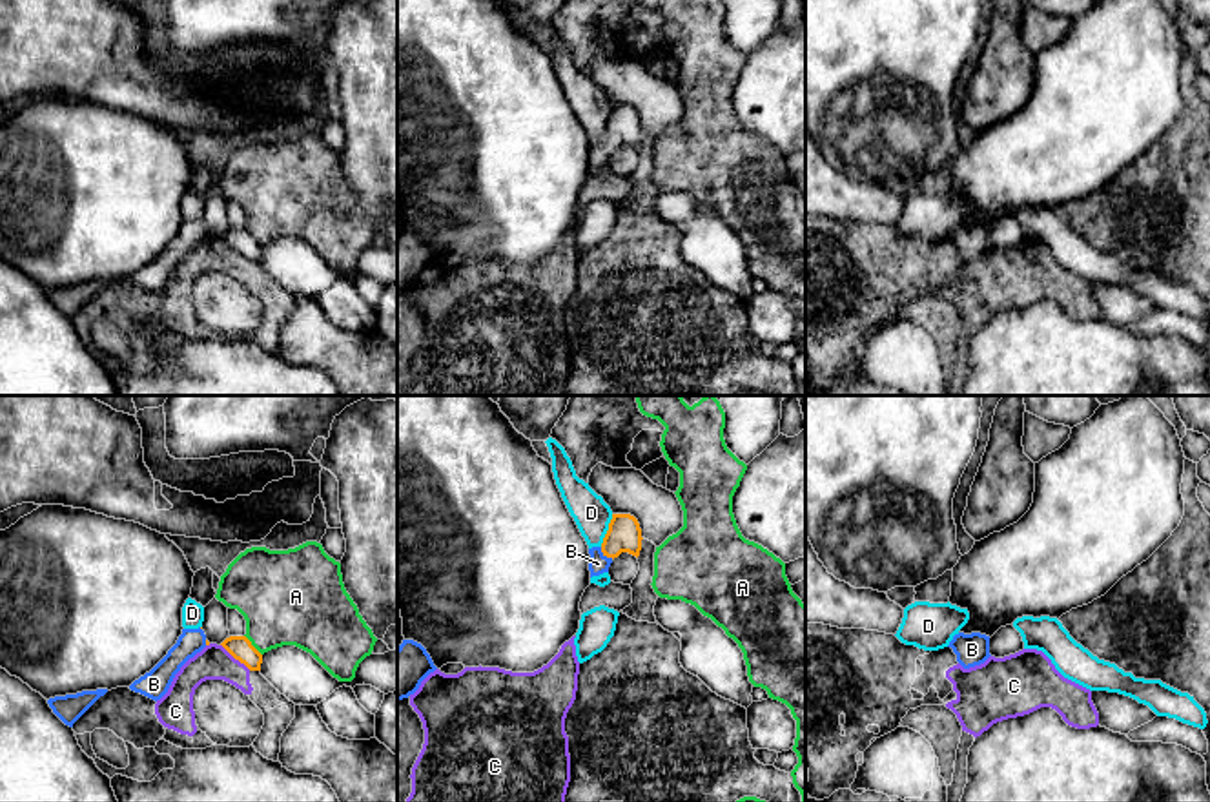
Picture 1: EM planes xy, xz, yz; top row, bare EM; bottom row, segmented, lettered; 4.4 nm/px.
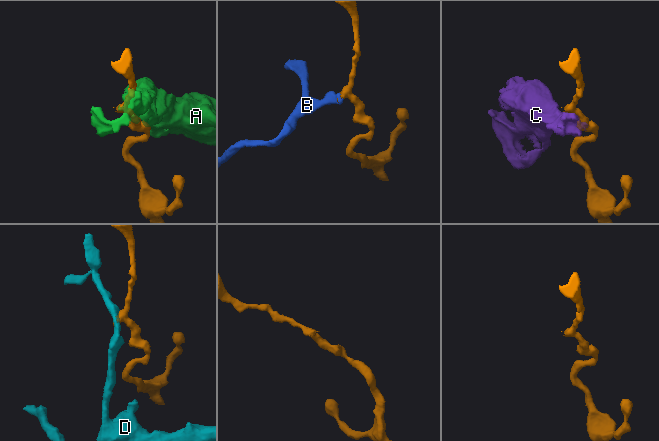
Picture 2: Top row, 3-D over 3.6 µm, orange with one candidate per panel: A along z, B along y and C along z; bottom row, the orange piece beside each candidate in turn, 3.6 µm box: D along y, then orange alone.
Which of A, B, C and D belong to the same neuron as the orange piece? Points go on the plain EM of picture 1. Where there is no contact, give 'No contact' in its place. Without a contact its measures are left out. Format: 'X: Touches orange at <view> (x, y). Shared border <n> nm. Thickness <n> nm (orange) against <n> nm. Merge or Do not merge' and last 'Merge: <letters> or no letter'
A: Touches orange at xy (252, 237). Shared border 120 nm. Thickness 100 nm (orange) against 400 nm. Do not merge
B: Touches orange at xz (605, 146). Shared border 80 nm. Thickness 150 nm (orange) against 90 nm. Merge
C: Touches orange at xy (235, 250). Shared border 180 nm. Thickness 100 nm (orange) against 160 nm. Do not merge
D: Touches orange at xz (607, 123). Shared border 160 nm. Thickness 150 nm (orange) against 160 nm. Do not merge
Merge: B

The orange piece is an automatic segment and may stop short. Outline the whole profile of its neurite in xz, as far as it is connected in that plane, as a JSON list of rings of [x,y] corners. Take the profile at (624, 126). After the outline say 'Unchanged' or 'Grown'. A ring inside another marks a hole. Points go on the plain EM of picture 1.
[[[612,106],[603,135],[589,140],[590,170],[609,164],[612,151],[621,144],[629,144],[638,149],[641,142],[641,131],[641,120],[634,108]]]. Grown

